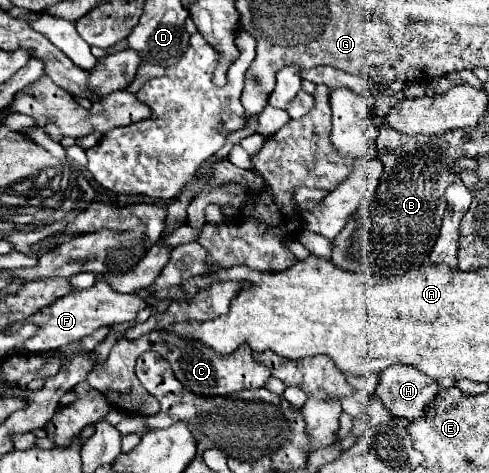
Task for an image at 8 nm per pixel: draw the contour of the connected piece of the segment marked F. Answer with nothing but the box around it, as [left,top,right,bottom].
[16,280,148,354]

